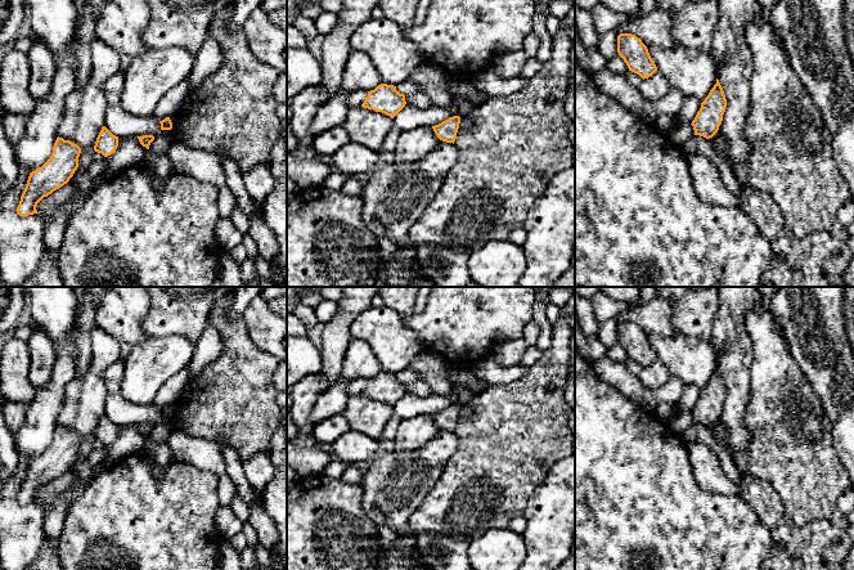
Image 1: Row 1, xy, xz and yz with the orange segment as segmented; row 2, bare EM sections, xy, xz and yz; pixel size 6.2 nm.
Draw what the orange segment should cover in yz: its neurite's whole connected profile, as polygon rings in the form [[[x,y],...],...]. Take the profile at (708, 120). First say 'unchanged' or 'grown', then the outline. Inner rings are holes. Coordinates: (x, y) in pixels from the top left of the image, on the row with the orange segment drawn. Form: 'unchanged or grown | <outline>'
unchanged | [[[716,78],[716,84],[701,103],[701,108],[691,124],[693,126],[695,135],[700,135],[706,139],[713,138],[718,133],[723,121],[725,107],[727,99],[723,87]]]

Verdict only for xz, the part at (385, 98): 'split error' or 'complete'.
complete

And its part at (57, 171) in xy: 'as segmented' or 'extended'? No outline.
as segmented

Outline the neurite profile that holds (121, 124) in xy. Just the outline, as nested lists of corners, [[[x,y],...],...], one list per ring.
[[[120,104],[108,106],[104,115],[104,126],[116,136],[159,135],[174,140],[172,130],[162,130],[159,121],[152,117],[134,116],[127,113]]]

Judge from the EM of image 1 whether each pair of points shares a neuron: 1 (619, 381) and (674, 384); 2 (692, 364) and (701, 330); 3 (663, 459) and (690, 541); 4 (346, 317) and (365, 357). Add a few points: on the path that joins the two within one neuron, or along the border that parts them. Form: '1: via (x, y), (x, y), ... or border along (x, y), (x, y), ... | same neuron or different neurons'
1: via (633, 389), (639, 394), (660, 394) | same neuron
2: border along (678, 331), (710, 342) | different neurons
3: via (663, 480), (663, 514), (669, 520) | same neuron
4: border along (353, 339), (346, 349), (341, 367) | different neurons

